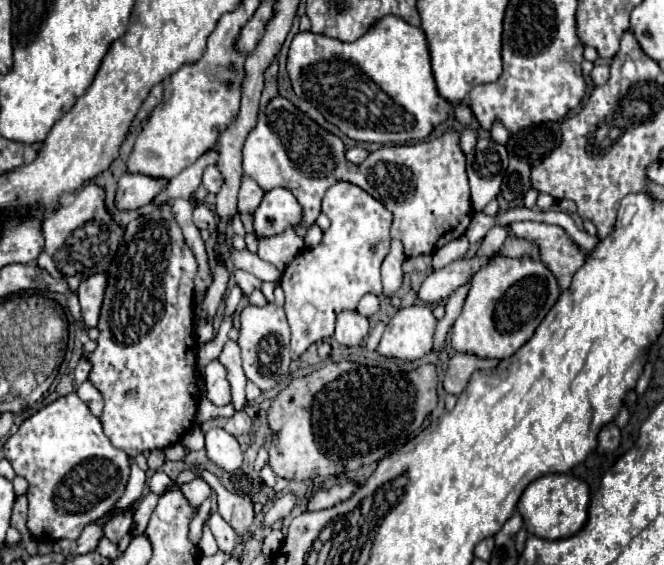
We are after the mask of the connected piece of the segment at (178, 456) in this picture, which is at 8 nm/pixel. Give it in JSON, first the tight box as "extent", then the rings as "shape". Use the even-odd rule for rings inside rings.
{"extent":[164,444,186,462],"shape":[[[172,444],[170,448],[164,450],[164,454],[166,454],[166,458],[170,458],[170,462],[182,462],[186,456],[186,450],[182,444]]]}

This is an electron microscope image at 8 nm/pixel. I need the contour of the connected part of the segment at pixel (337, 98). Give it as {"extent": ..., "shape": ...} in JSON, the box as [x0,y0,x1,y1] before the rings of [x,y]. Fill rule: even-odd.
{"extent":[286,16,474,144],"shape":[[[396,16],[380,20],[380,24],[372,28],[372,32],[366,32],[360,40],[352,44],[344,44],[340,40],[320,36],[314,32],[298,32],[290,44],[286,68],[294,92],[312,102],[346,136],[358,142],[404,144],[408,140],[424,140],[438,124],[446,122],[448,118],[456,118],[464,126],[468,126],[474,118],[472,108],[468,104],[462,102],[454,104],[448,102],[444,96],[440,96],[432,74],[428,40],[422,28],[416,28]]]}

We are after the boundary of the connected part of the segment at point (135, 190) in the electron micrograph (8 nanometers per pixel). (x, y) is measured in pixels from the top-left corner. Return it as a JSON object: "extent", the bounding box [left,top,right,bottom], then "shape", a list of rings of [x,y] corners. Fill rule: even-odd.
{"extent":[116,174,166,210],"shape":[[[124,174],[116,190],[116,206],[122,210],[142,208],[152,202],[162,190],[166,190],[166,178],[152,178],[146,174]]]}

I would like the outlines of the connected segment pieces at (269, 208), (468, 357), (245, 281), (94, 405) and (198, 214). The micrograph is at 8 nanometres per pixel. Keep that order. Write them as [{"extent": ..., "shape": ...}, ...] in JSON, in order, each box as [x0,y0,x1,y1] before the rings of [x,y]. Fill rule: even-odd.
[{"extent":[252,188,302,238],"shape":[[[272,188],[264,192],[264,198],[252,216],[256,236],[268,238],[296,226],[300,222],[302,208],[288,188]]]},{"extent":[444,354,500,394],"shape":[[[456,354],[450,358],[450,364],[448,364],[448,370],[446,370],[446,378],[444,378],[444,388],[446,392],[450,394],[460,394],[470,376],[476,372],[476,370],[482,370],[482,368],[496,368],[500,360],[496,358],[478,358],[474,354]]]},{"extent":[234,270,262,294],"shape":[[[238,270],[238,272],[234,274],[234,278],[236,278],[236,282],[238,282],[238,286],[242,288],[244,294],[252,294],[254,290],[262,288],[262,280],[258,280],[256,276],[252,276],[252,274],[244,272],[244,270]]]},{"extent":[78,380,104,416],"shape":[[[86,380],[86,382],[82,382],[80,386],[78,386],[78,396],[88,404],[88,408],[96,414],[96,416],[100,416],[102,414],[102,408],[104,408],[104,398],[102,398],[102,394],[98,392],[98,388],[90,382],[90,380]]]},{"extent":[194,204,216,232],"shape":[[[198,204],[198,206],[194,208],[194,224],[196,224],[200,230],[202,230],[202,228],[206,228],[208,232],[214,232],[214,228],[216,228],[214,212],[212,212],[208,206]]]}]

